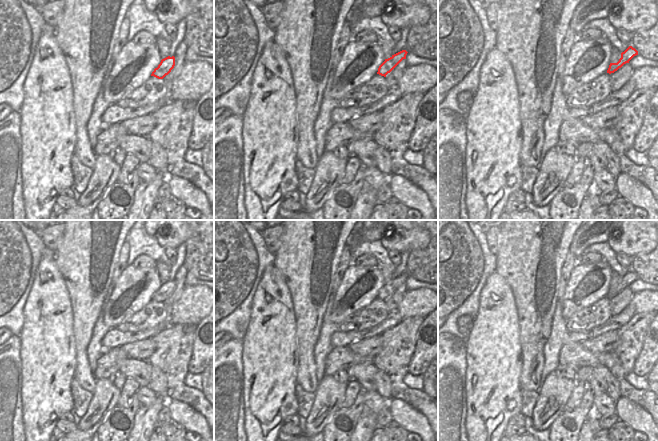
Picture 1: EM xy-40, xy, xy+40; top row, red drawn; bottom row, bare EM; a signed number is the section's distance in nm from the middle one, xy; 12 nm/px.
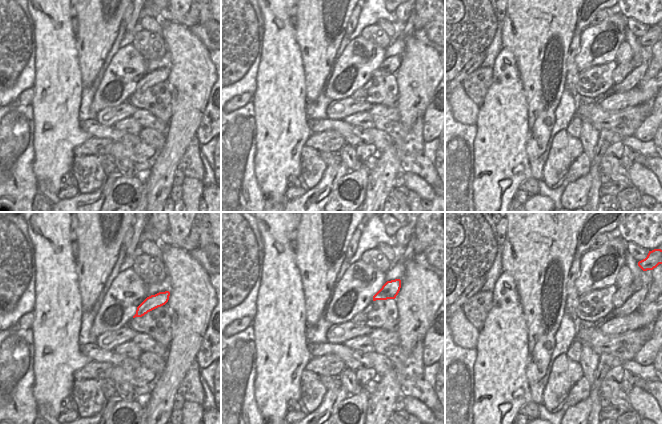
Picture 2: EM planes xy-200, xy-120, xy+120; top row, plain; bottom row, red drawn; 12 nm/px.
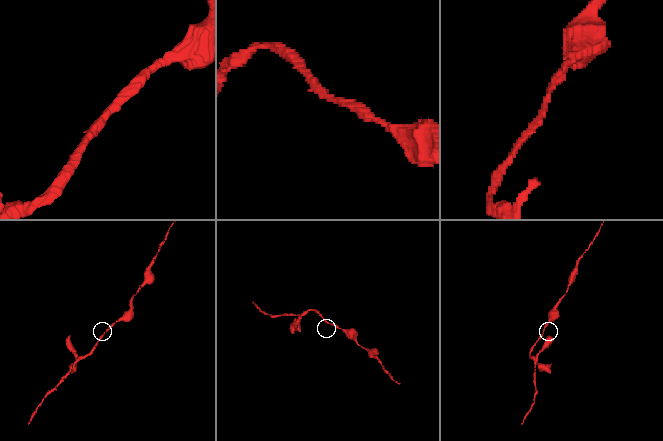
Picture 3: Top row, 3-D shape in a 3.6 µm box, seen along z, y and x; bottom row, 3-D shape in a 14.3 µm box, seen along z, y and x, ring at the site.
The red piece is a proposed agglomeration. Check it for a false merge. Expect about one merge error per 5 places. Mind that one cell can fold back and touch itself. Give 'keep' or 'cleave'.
keep

